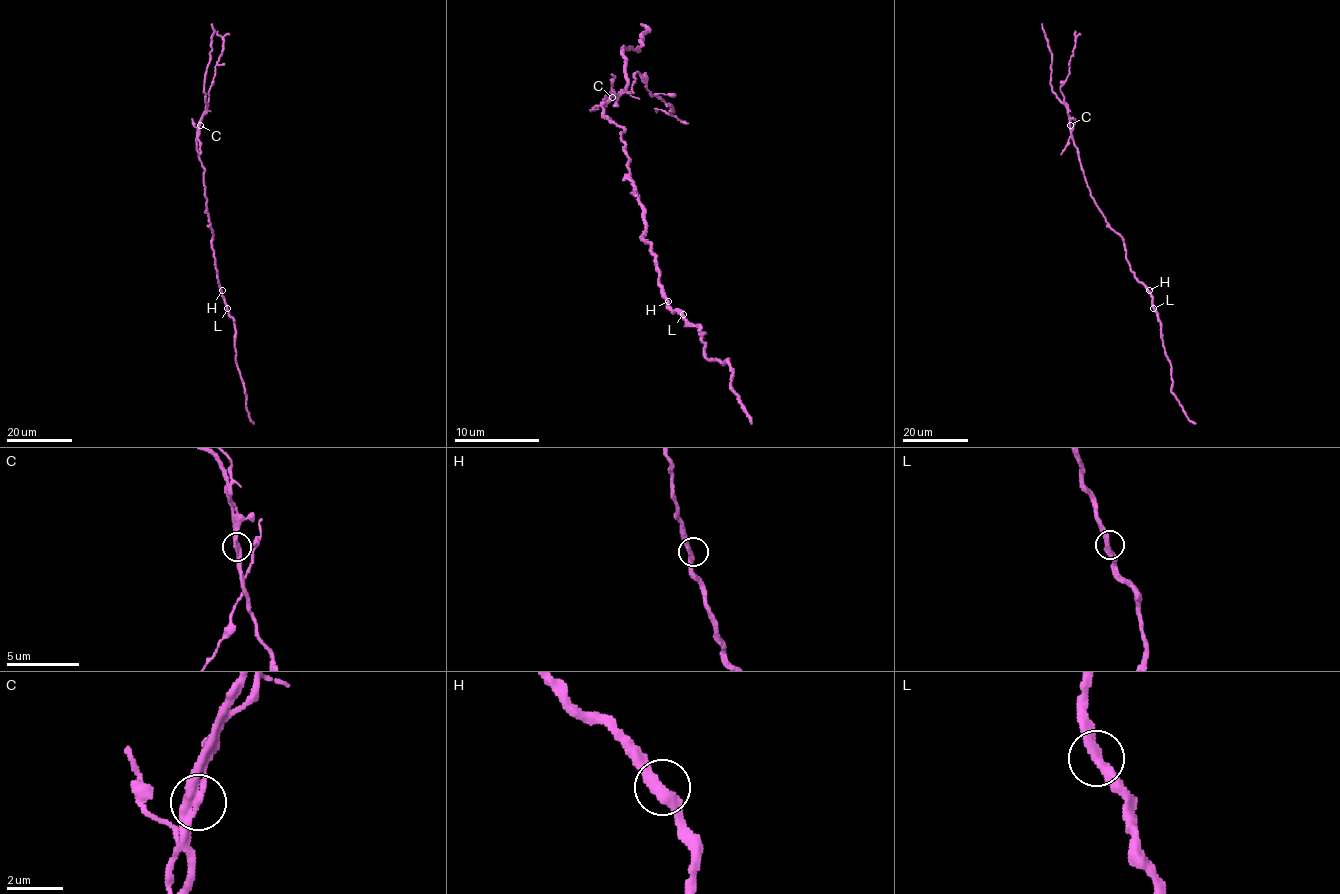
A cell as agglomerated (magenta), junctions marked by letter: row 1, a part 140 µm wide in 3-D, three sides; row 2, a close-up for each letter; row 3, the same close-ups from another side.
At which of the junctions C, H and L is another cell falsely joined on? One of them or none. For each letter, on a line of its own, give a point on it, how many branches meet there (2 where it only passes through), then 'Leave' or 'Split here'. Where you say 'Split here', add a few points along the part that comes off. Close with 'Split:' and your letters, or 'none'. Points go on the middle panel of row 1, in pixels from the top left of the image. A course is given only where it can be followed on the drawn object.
C: Place: (612, 97). Branches: 2. Split here. Course of the part to remove: (611, 96), (628, 94), (639, 73), (651, 96), (668, 104), (673, 111), (666, 113), (658, 111)
H: Place: (668, 301). Branches: 2. Leave
L: Place: (683, 314). Branches: 2. Leave
Split: C

